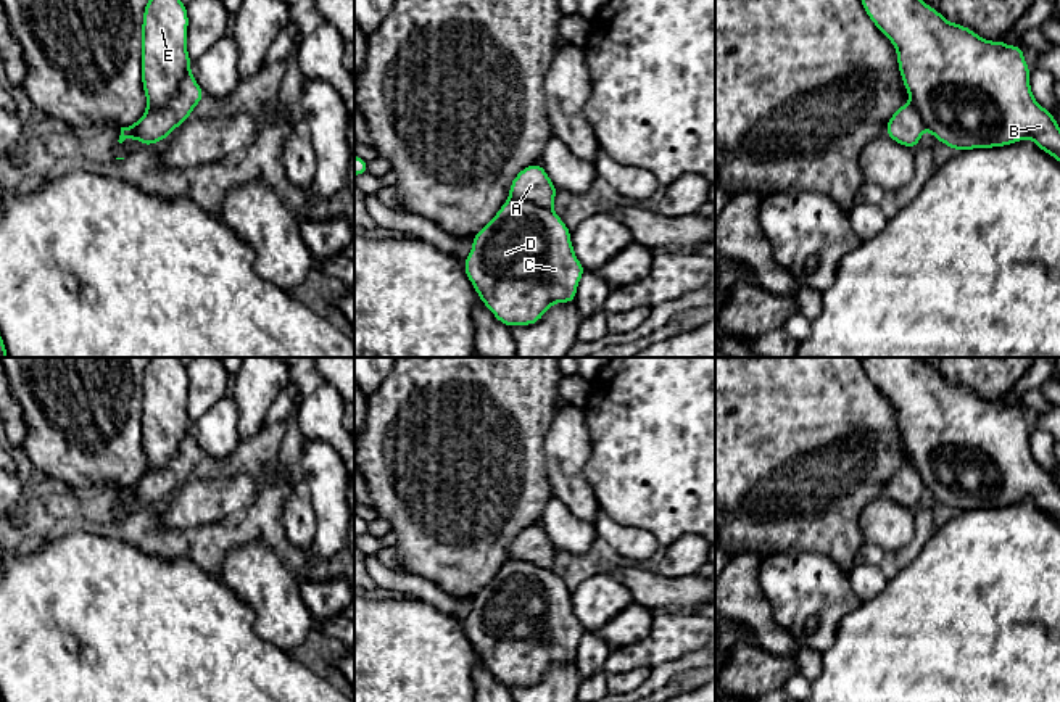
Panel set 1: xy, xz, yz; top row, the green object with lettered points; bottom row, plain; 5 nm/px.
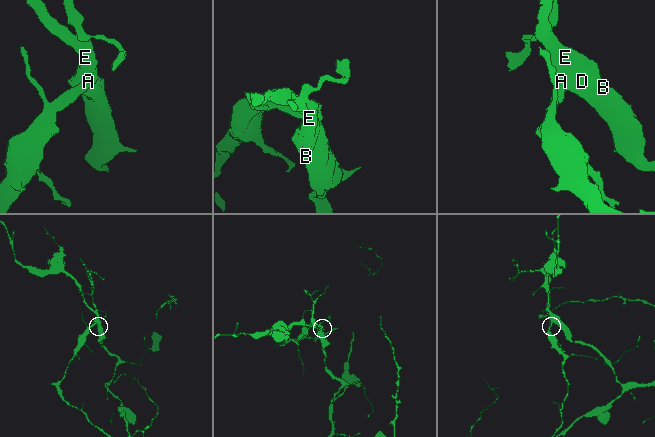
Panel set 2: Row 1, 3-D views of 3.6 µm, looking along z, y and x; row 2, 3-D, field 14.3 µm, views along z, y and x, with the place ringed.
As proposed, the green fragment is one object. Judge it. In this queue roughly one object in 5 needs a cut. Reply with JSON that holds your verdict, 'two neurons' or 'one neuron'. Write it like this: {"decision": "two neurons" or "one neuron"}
{"decision": "two neurons"}

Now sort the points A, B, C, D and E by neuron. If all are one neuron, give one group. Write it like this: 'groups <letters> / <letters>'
groups A / B C D E

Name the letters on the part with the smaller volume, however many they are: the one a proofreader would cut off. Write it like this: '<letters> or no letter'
A

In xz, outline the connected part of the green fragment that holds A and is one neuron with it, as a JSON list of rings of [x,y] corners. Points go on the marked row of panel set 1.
[[[540,163],[524,167],[511,182],[509,198],[553,209],[557,188]]]

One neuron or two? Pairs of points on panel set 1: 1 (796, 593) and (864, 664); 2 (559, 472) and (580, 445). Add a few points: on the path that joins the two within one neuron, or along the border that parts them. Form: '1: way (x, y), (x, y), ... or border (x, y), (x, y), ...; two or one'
1: border (859, 604), (841, 619), (835, 641), (822, 652); two
2: way (564, 466), (564, 461), (574, 451); one

